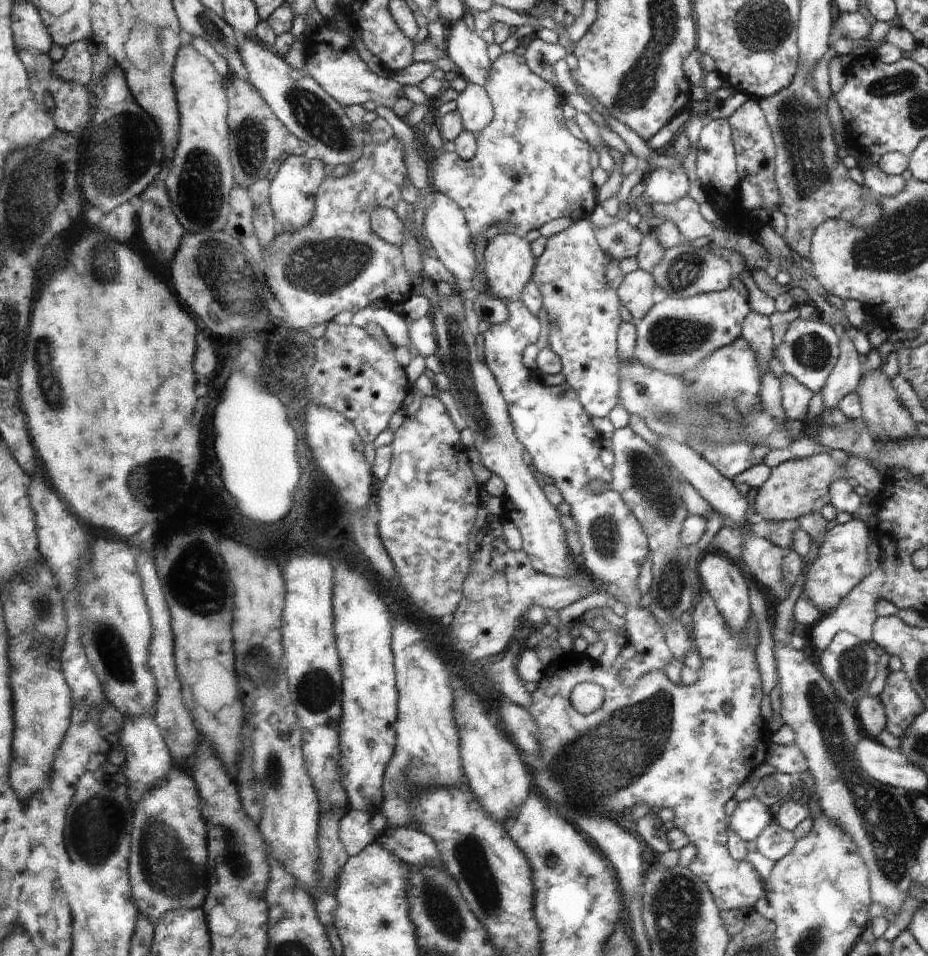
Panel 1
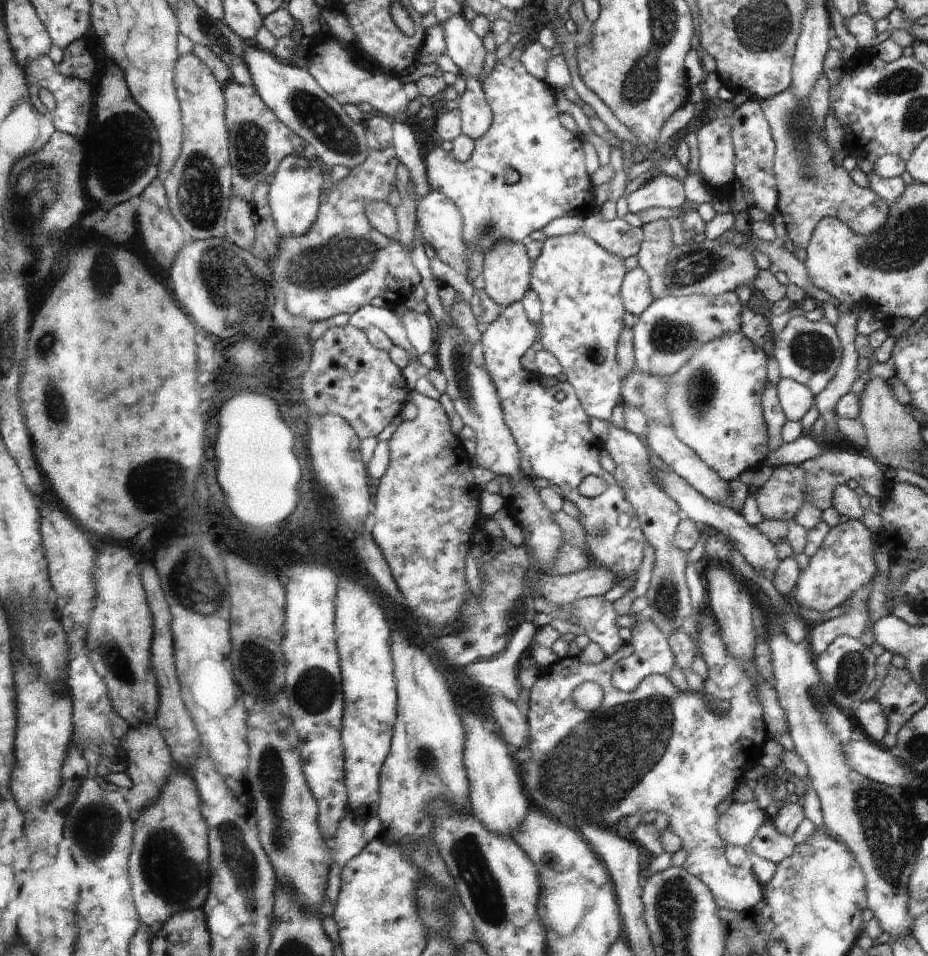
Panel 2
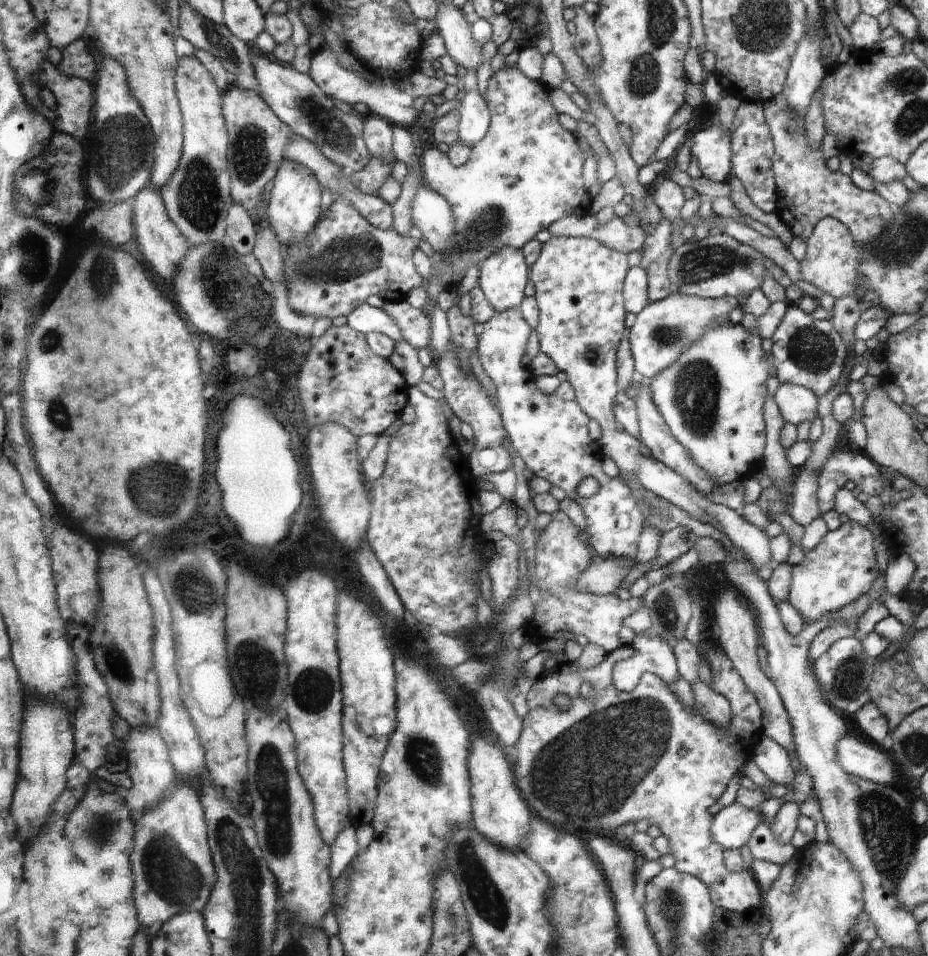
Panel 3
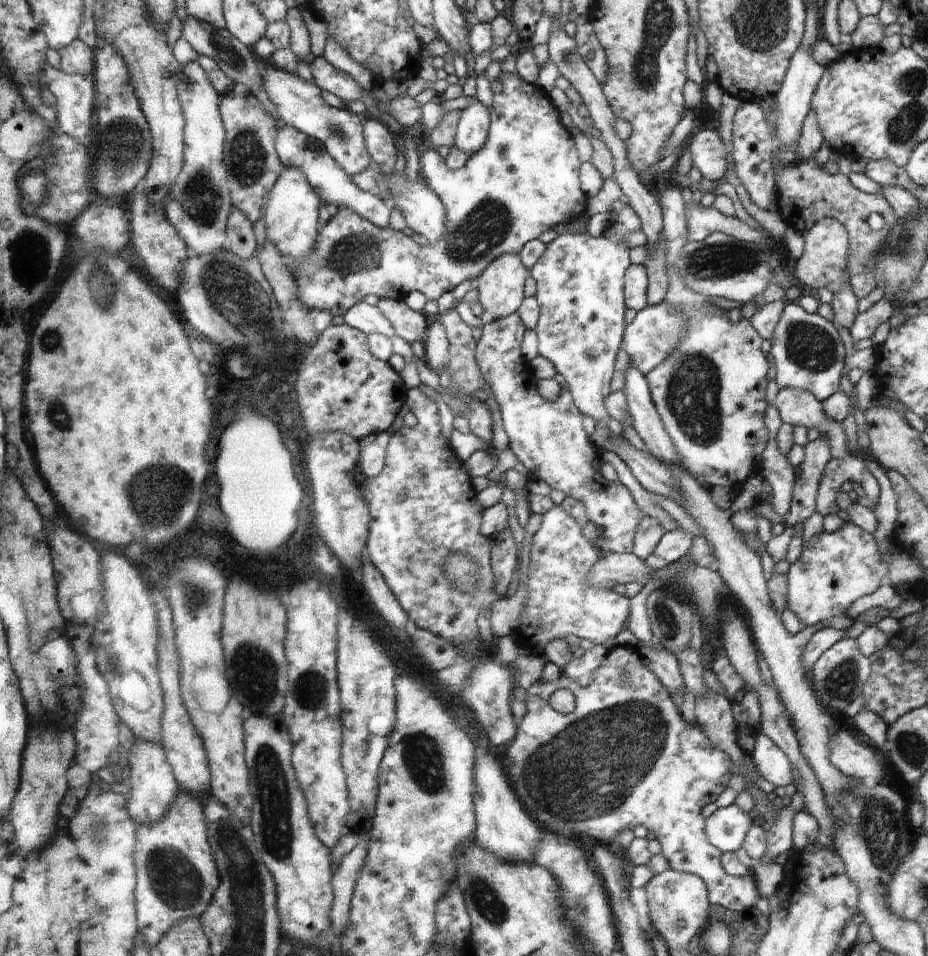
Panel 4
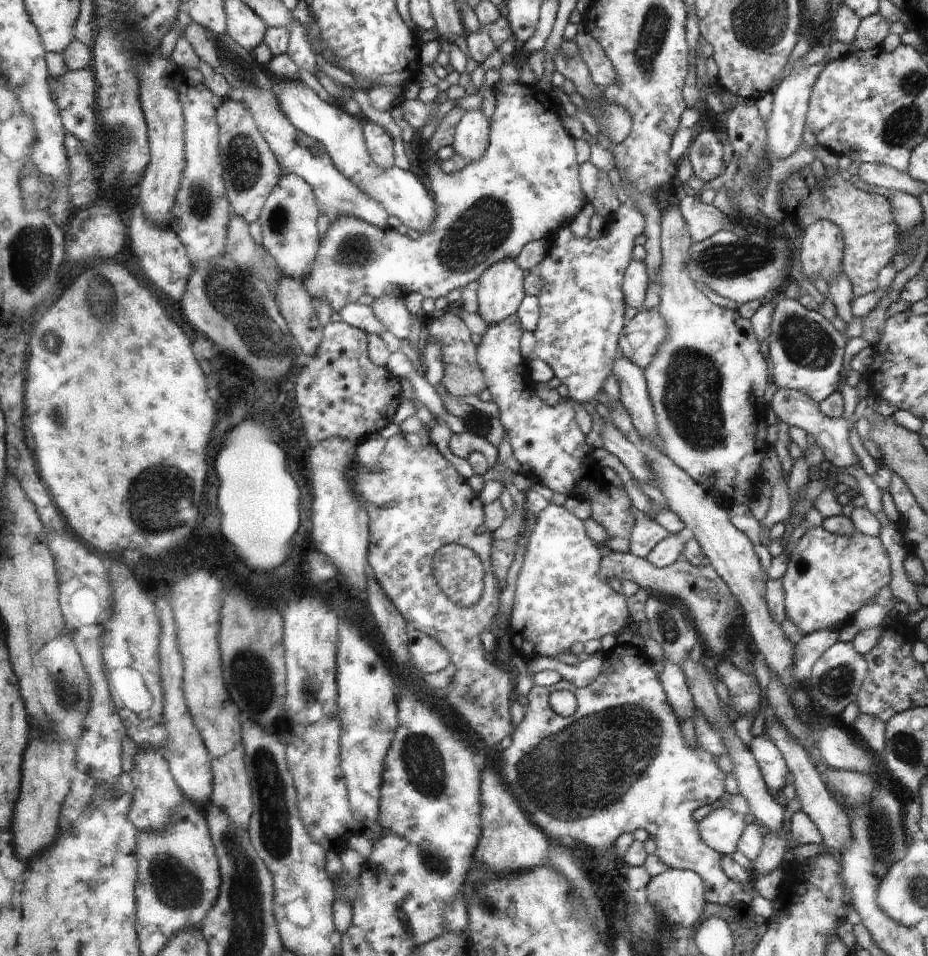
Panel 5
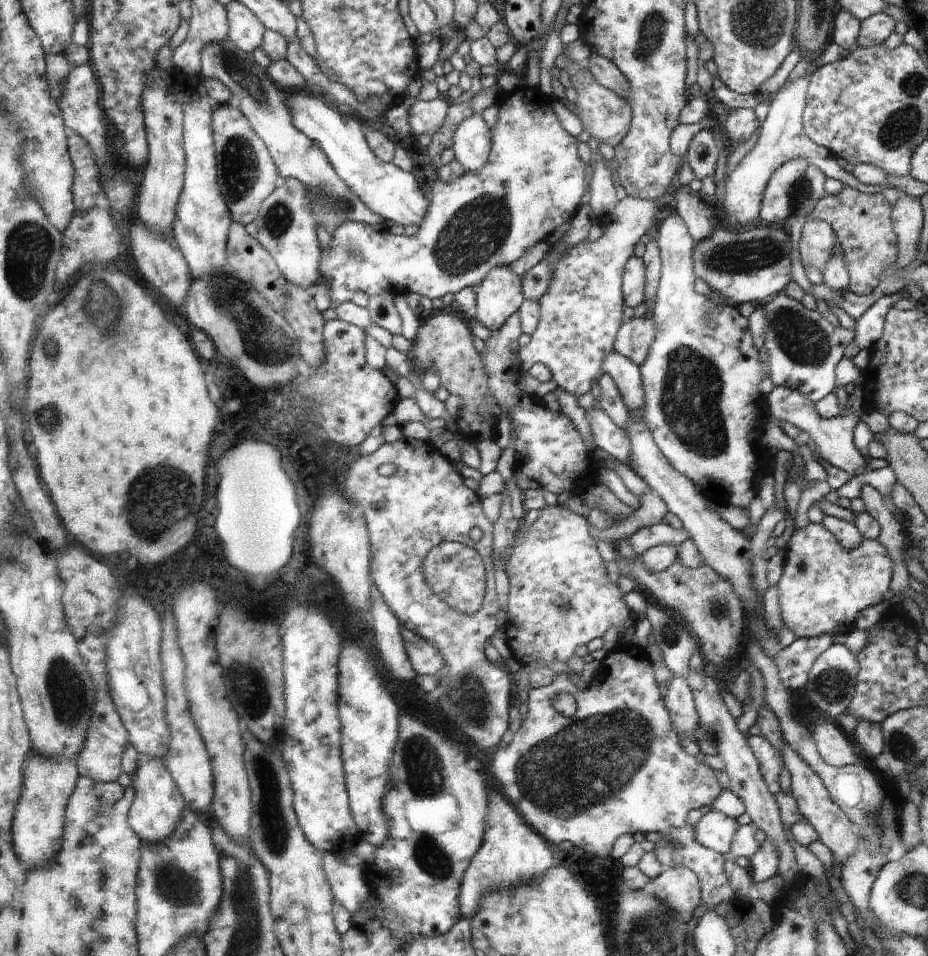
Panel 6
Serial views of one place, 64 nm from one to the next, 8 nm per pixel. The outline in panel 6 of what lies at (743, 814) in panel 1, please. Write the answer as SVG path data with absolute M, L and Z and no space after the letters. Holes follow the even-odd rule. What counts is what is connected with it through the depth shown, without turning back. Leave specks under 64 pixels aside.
M710 811L694 827L697 840L702 846L710 847L720 854L728 854L734 834L744 820L732 818L718 811Z

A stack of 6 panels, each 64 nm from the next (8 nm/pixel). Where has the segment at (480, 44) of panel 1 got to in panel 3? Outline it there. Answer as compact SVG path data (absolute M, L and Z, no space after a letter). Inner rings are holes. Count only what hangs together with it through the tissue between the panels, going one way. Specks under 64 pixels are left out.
M454 4L438 5L434 17L435 28L444 39L447 53L458 66L464 66L466 70L469 68L478 70L482 48L478 40L472 36L471 25L465 17L461 8Z

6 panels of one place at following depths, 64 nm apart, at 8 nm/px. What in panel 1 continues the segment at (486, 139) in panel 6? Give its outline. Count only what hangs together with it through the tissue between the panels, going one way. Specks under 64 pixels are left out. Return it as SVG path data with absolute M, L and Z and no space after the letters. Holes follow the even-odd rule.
M467 82L465 89L458 94L455 101L464 130L477 137L493 118L493 106L486 89Z

